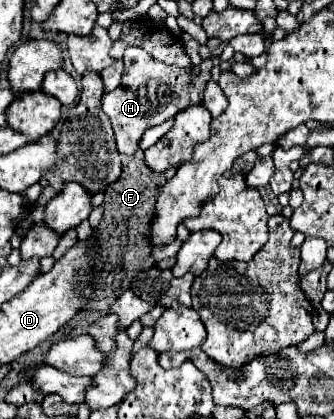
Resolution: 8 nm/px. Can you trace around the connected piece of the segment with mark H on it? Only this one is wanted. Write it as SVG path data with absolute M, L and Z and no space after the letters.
M128 47L124 51L122 81L114 91L104 93L102 99L102 109L110 117L118 151L124 155L134 155L134 151L138 149L138 141L148 127L160 125L172 119L178 111L202 103L206 83L210 81L210 69L212 61L202 61L200 73L194 75L194 67L180 69L176 65L166 65L152 59L152 55L138 47Z

